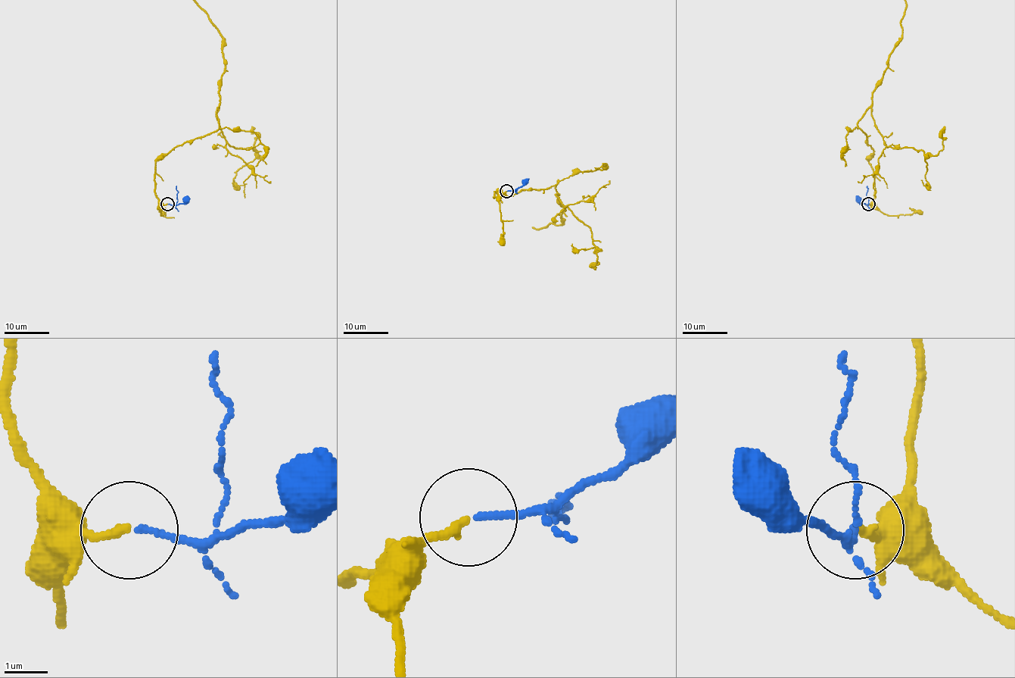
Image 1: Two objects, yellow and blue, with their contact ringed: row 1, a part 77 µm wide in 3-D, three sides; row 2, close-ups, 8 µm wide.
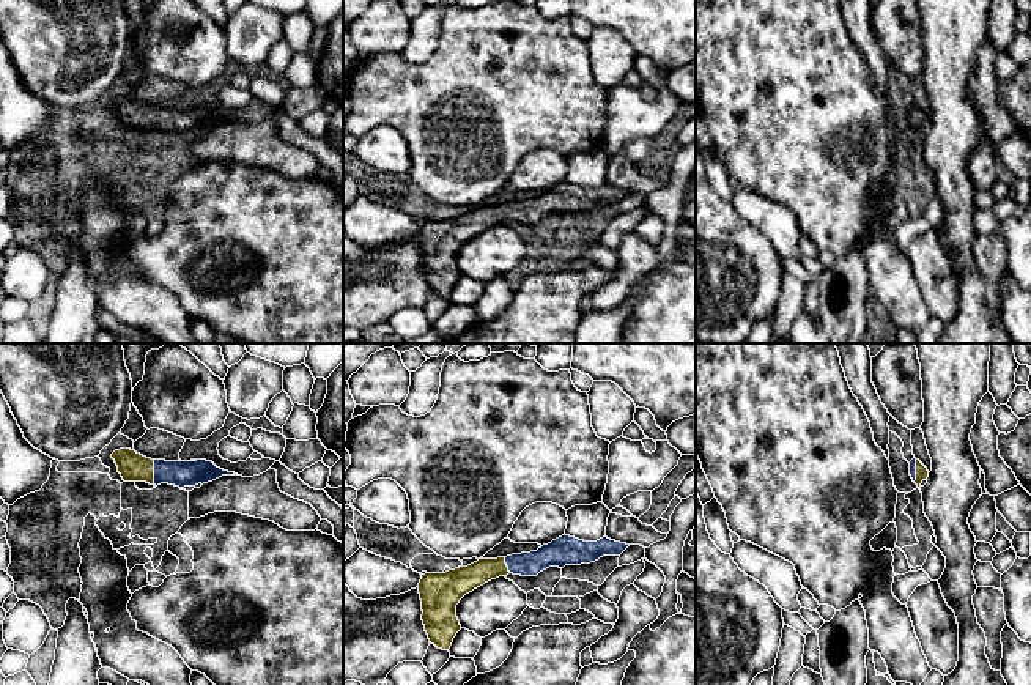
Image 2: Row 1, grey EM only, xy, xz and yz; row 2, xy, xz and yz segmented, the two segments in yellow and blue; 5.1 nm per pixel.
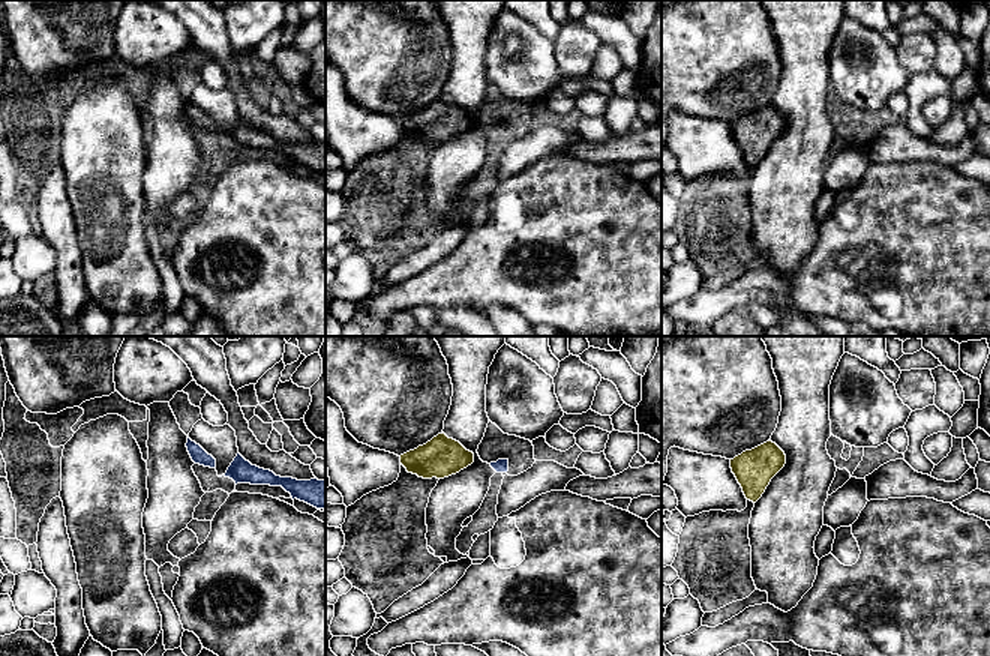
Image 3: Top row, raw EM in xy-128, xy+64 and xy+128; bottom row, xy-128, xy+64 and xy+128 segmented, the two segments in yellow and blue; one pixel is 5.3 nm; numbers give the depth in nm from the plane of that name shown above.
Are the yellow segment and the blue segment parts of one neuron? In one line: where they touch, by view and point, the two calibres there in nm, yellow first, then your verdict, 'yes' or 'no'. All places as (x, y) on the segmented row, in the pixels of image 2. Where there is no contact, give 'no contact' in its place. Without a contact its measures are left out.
contact xy (153, 473); calibres 150 and 130 nm; yes

